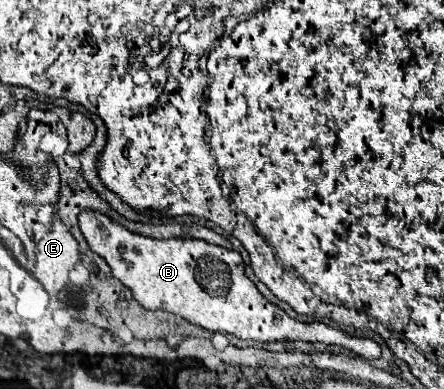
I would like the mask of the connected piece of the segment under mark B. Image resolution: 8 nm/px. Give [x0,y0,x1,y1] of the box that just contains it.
[78,210,380,360]

